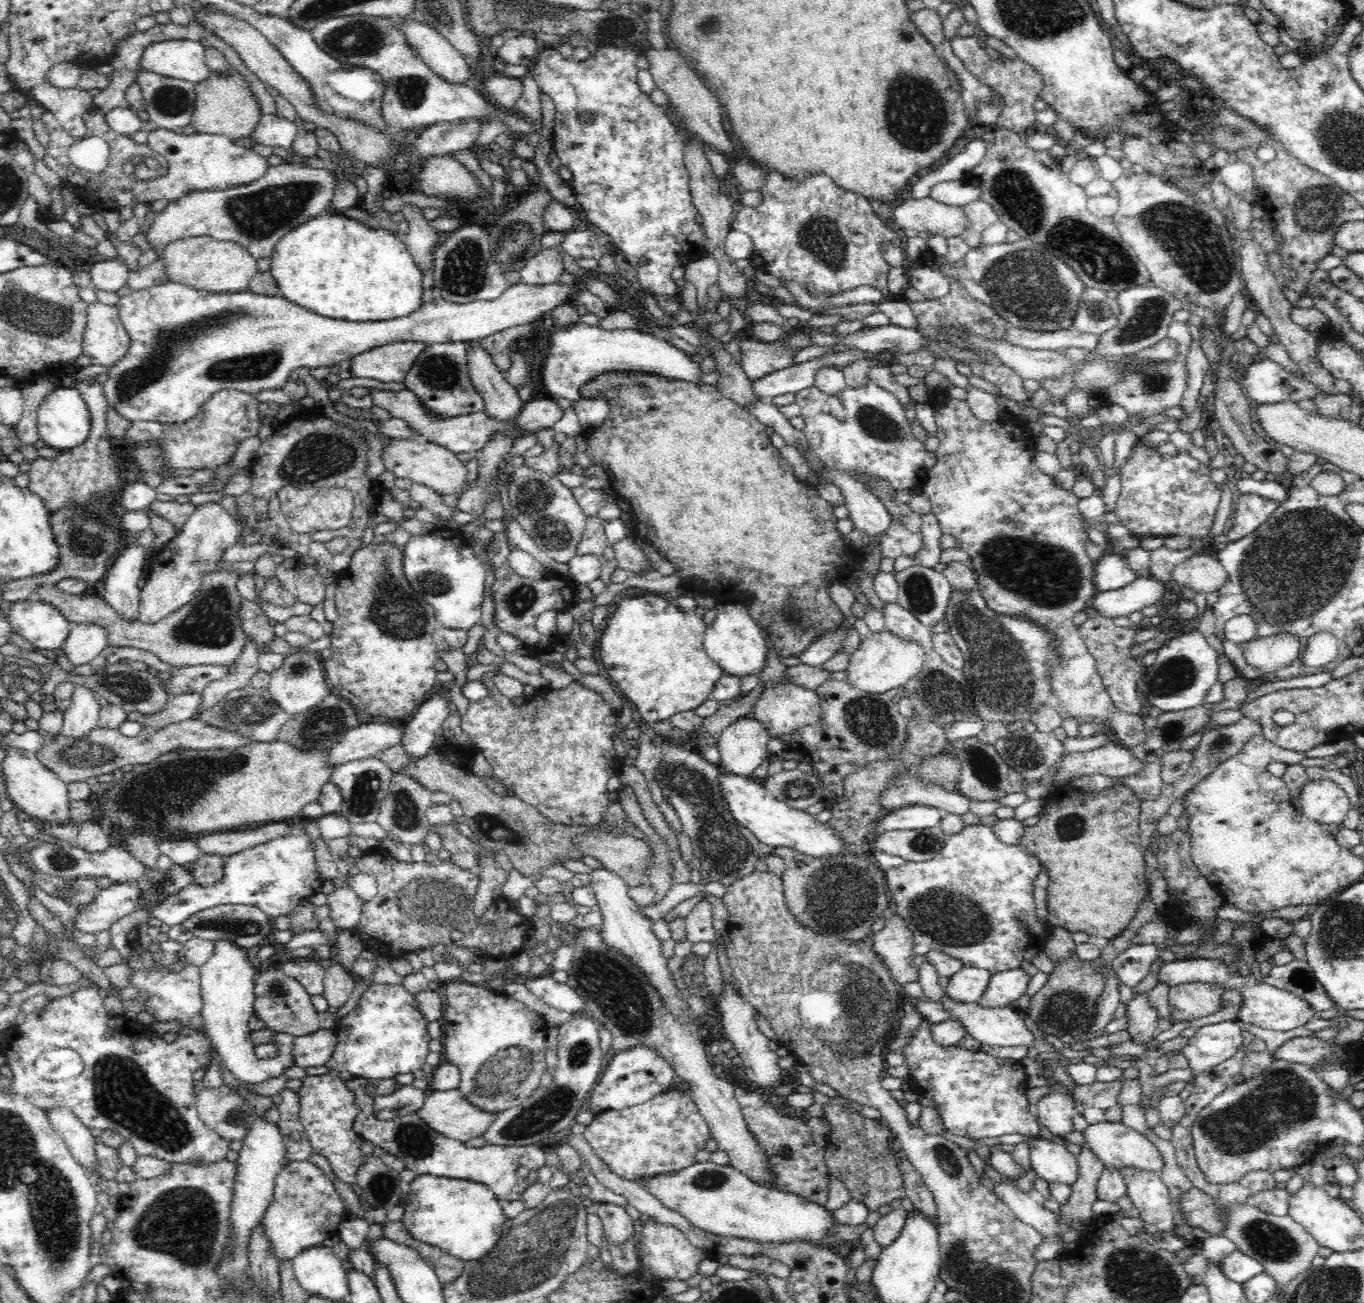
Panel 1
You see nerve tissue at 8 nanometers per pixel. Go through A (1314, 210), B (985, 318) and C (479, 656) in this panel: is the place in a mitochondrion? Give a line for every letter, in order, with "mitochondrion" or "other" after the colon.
A: mitochondrion
B: mitochondrion
C: other

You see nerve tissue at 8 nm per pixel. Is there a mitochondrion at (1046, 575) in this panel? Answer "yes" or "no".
yes

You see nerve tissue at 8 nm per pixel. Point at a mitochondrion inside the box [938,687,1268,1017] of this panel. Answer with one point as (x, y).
(990, 775)

